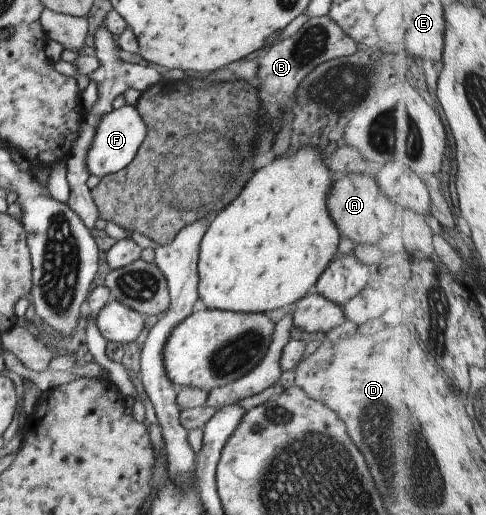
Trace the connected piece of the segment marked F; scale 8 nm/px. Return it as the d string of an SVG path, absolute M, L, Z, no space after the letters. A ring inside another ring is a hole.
M124 105L120 106L120 108L114 108L114 110L110 109L110 112L102 114L98 124L96 124L94 138L92 138L90 146L88 146L86 158L84 158L86 172L90 176L98 176L98 178L102 179L123 170L132 162L132 158L134 158L138 146L142 144L146 134L147 127L135 106Z

